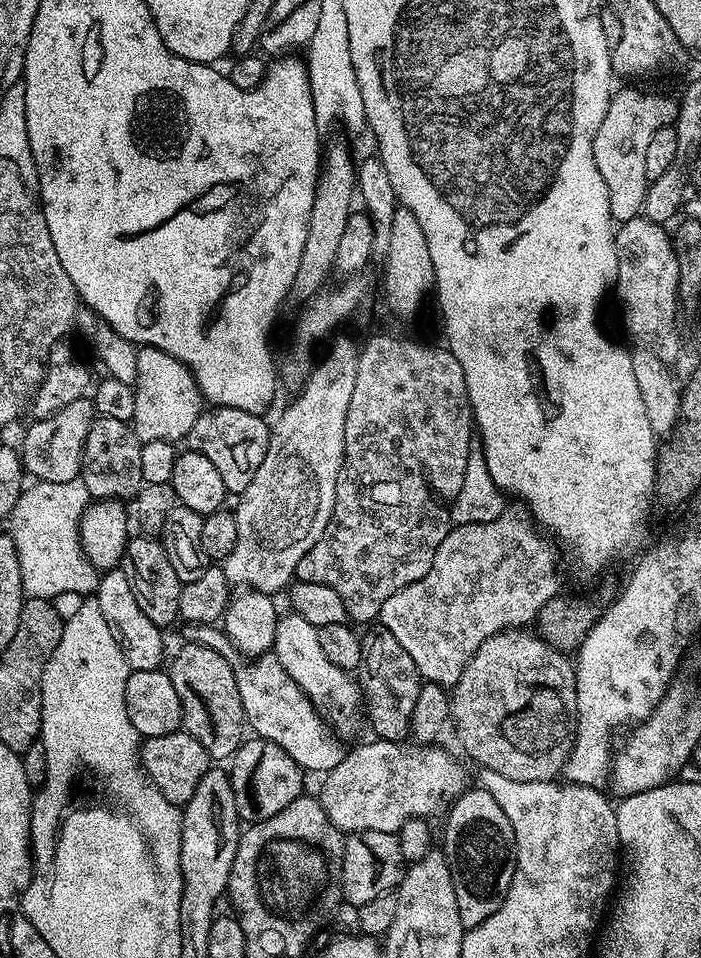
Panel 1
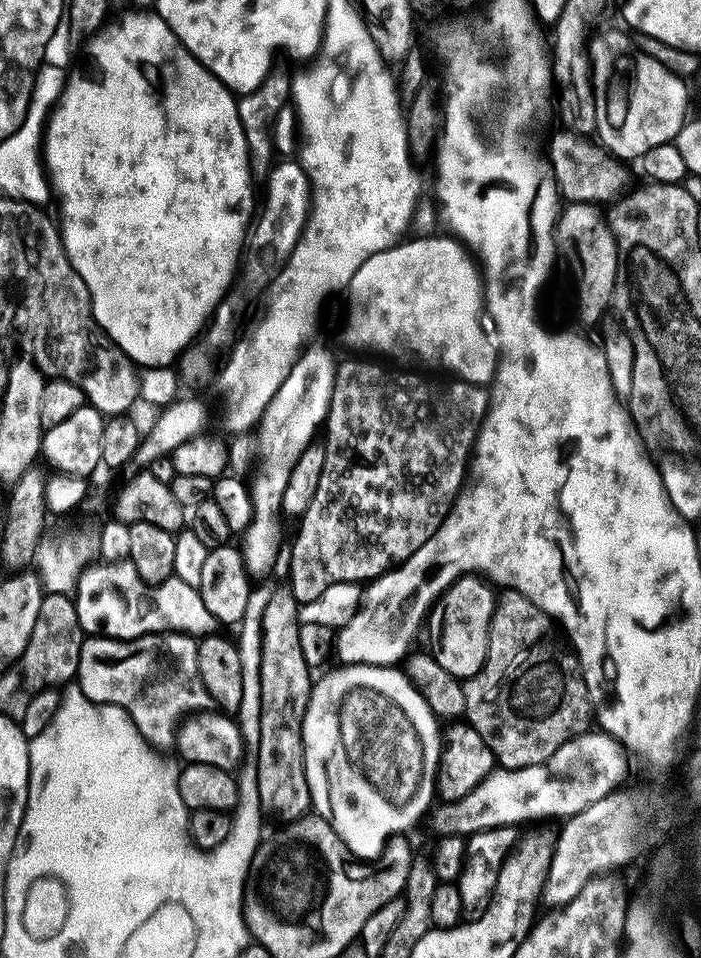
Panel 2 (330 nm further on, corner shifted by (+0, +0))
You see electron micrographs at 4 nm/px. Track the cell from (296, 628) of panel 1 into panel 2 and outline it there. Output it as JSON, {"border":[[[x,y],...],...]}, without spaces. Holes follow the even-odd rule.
{"border":[[[345,664],[336,666],[333,672],[325,671],[324,677],[317,679],[312,686],[312,693],[306,706],[306,714],[302,722],[302,742],[304,743],[304,769],[306,782],[310,790],[312,808],[315,815],[328,820],[330,826],[342,838],[344,844],[352,851],[353,857],[365,862],[375,861],[382,855],[388,841],[393,836],[404,836],[419,822],[429,815],[433,807],[432,796],[437,795],[436,777],[440,770],[440,749],[442,747],[442,724],[432,712],[426,698],[399,667],[383,664]]]}

